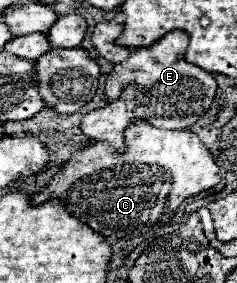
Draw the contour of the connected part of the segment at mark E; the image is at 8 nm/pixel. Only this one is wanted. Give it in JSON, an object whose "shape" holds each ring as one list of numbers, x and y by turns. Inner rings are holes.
{"shape":[[171,30,157,42,145,48,137,48,131,56,115,64,113,70,107,74,105,80,105,96,107,100,117,100,119,92,125,84,137,86,137,106,135,106,135,120,145,120,157,128,167,130,183,130,193,126,211,106,217,84,211,72,185,62,183,54,187,50,189,36,183,30]]}

